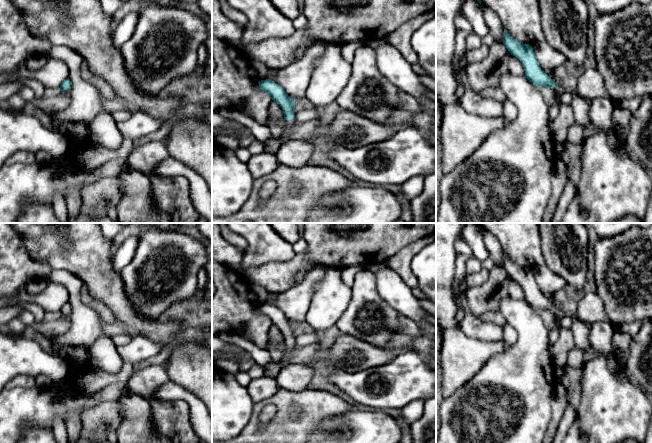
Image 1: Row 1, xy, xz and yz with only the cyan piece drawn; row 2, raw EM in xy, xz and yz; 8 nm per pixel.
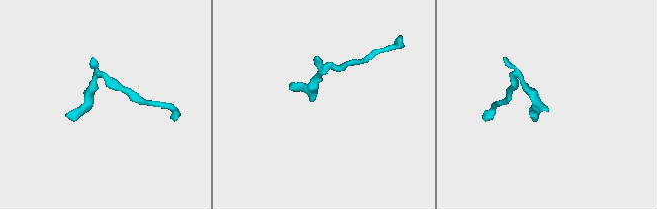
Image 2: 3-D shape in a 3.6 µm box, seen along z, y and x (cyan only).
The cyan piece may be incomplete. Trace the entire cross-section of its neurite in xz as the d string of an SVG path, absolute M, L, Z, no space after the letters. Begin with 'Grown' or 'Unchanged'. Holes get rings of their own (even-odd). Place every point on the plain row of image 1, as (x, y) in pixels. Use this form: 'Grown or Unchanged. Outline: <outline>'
Grown. Outline: M269 303L258 306L261 314L267 316L272 324L276 325L282 332L284 337L284 345L288 348L291 356L296 351L296 342L293 334L295 333L295 325L286 318L285 314L274 305Z

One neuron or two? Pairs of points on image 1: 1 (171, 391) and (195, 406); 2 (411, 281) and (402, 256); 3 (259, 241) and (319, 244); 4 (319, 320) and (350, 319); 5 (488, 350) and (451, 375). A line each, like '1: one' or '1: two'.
1: one
2: one
3: two
4: two
5: one

